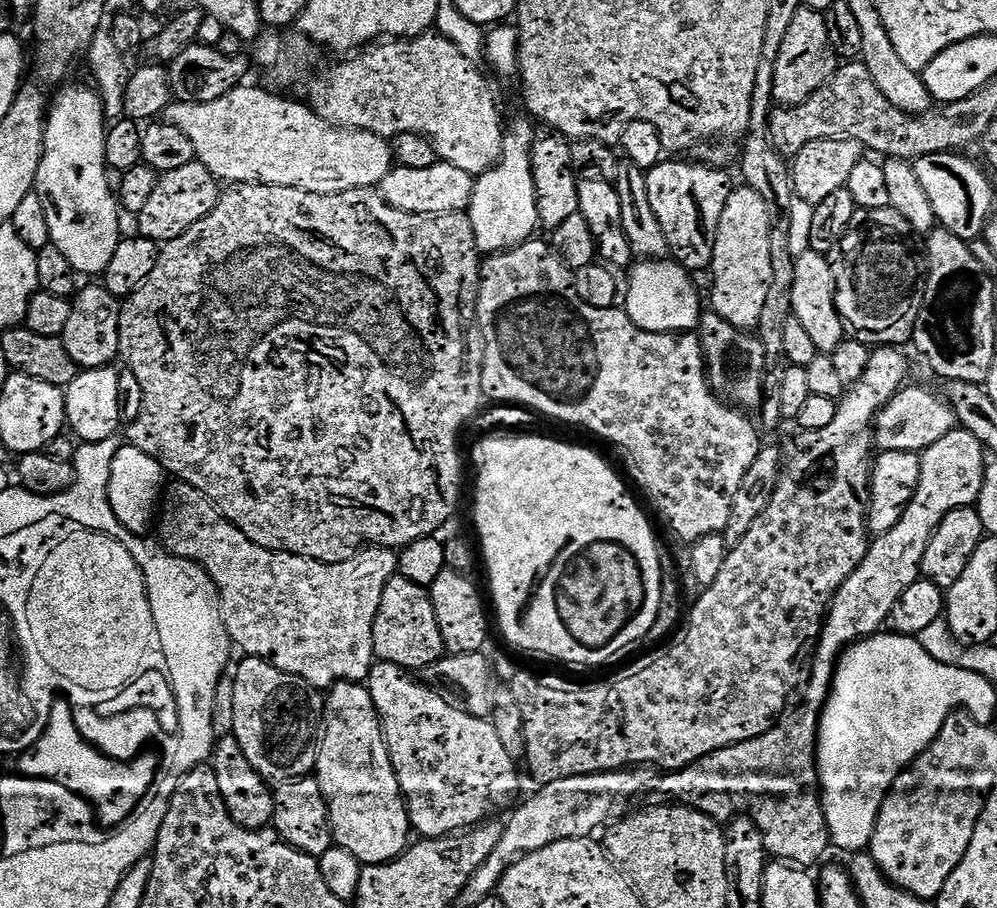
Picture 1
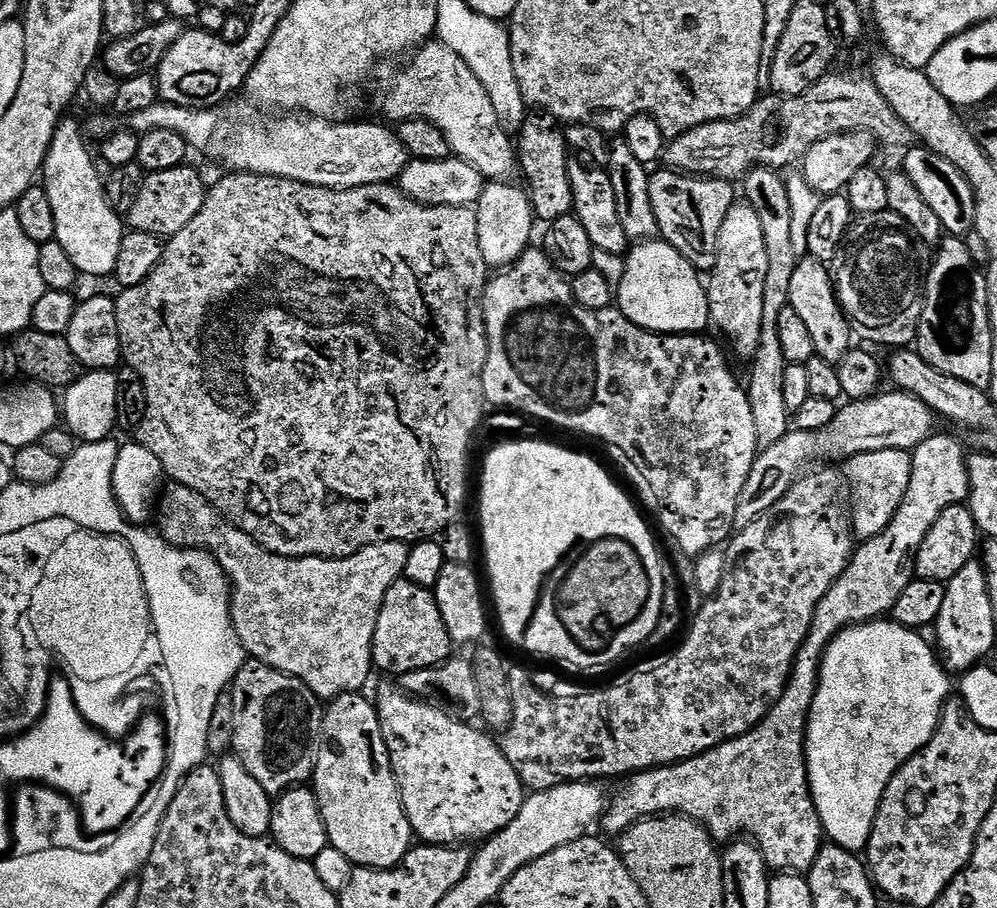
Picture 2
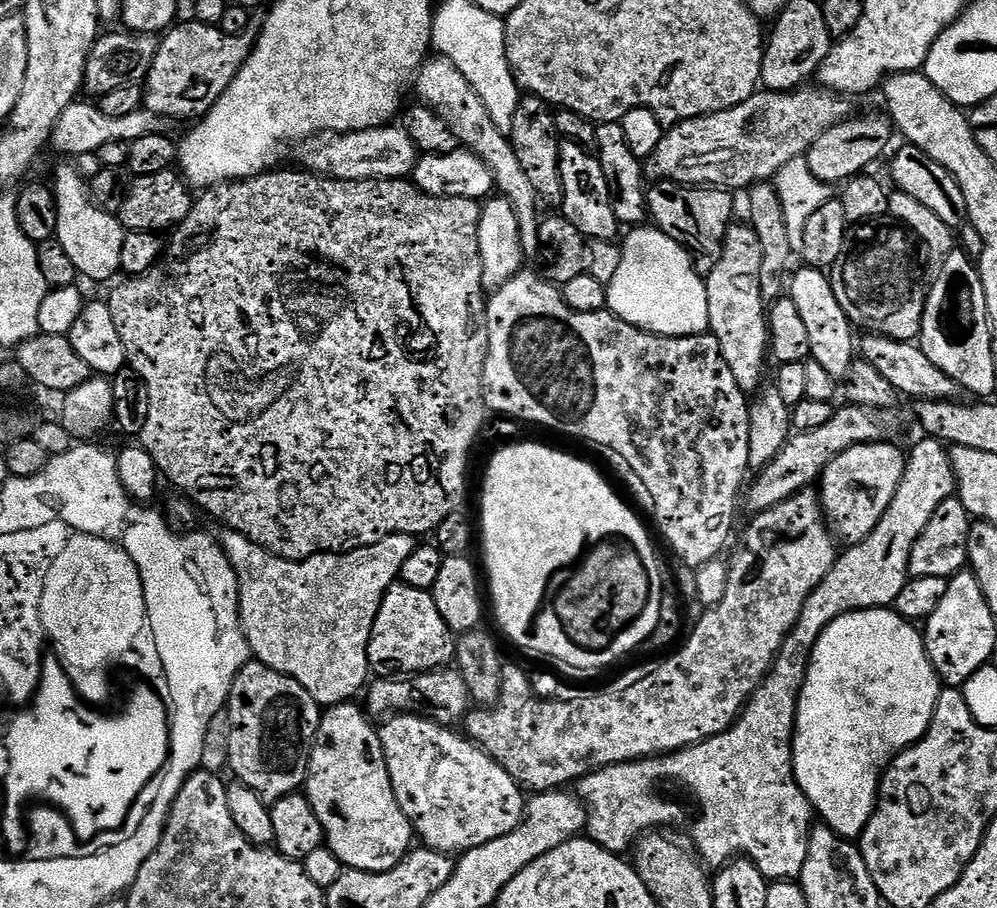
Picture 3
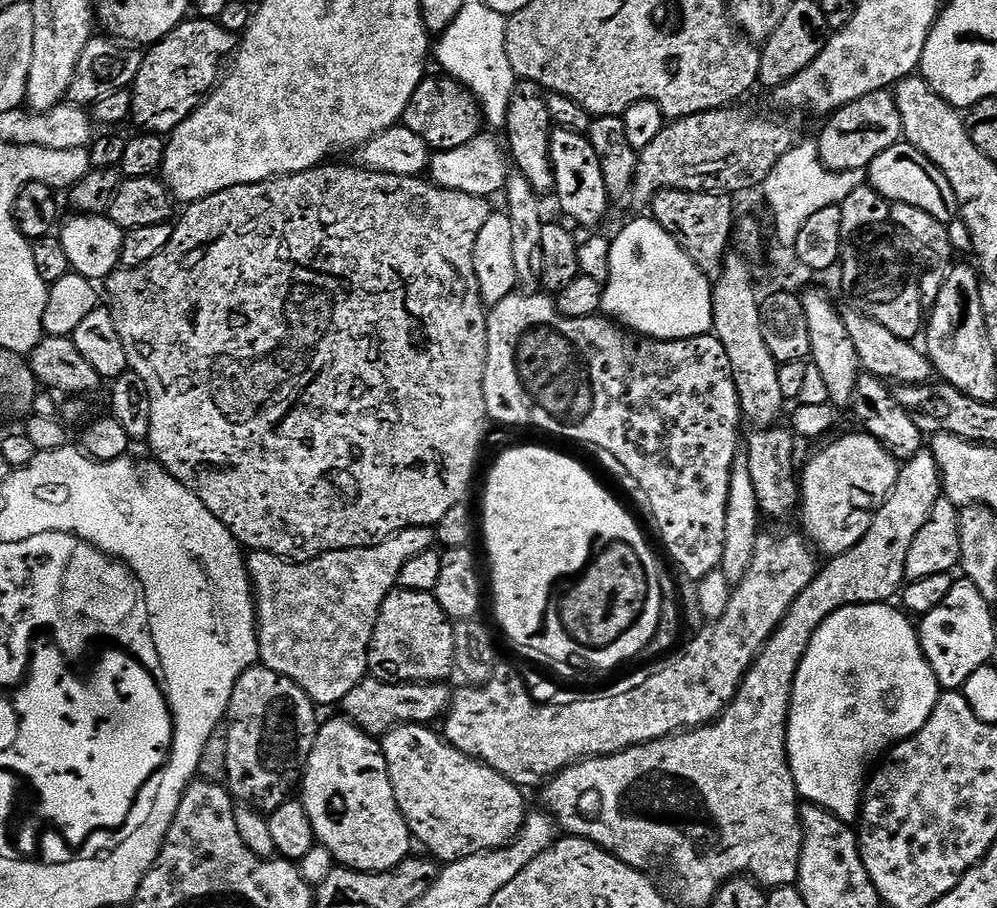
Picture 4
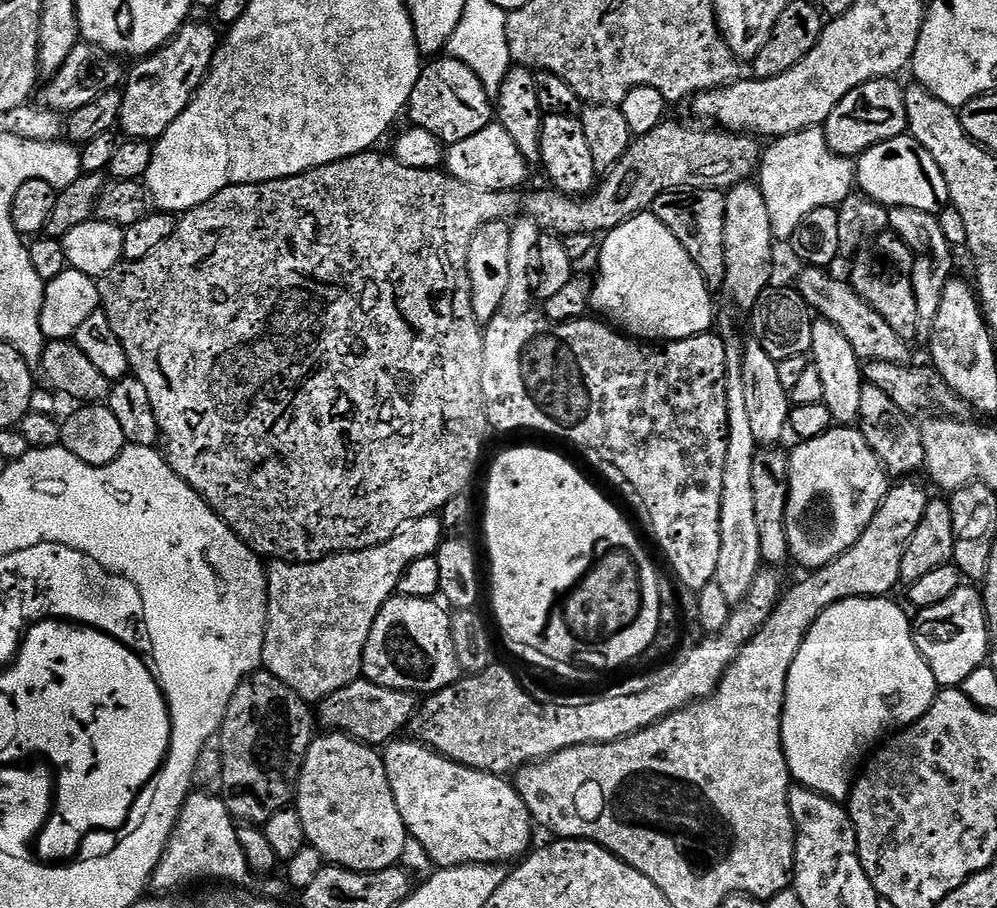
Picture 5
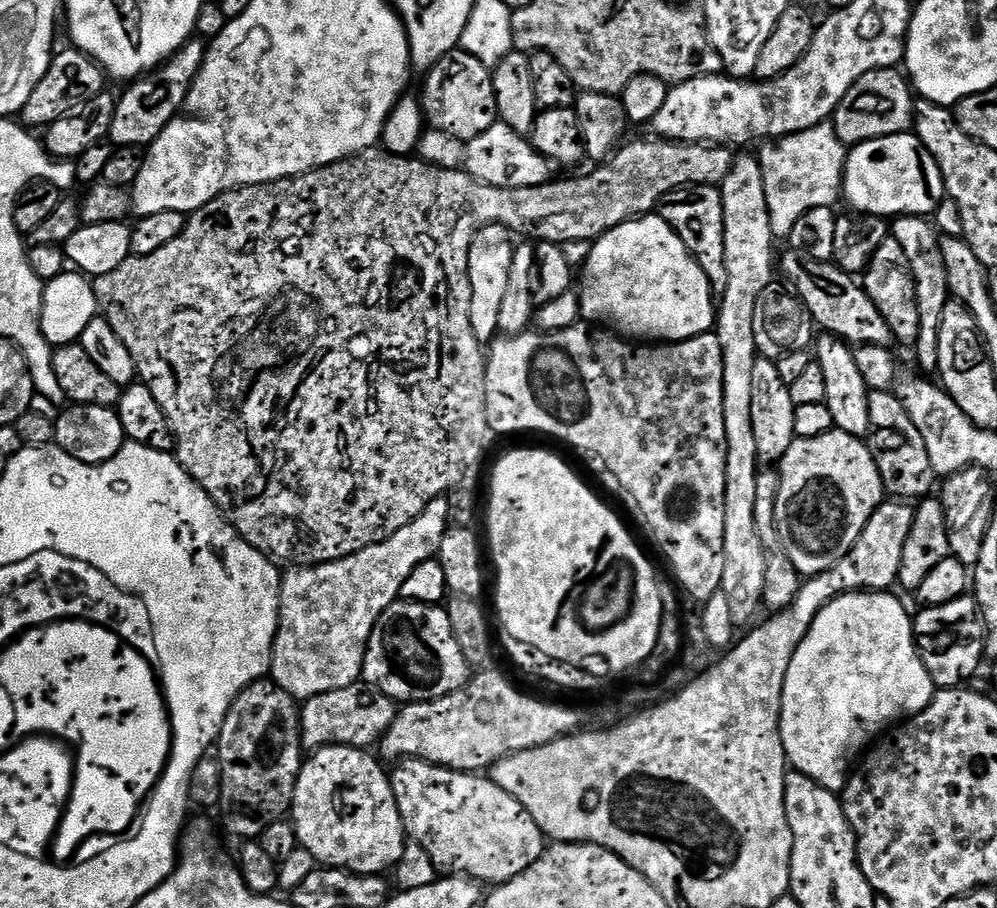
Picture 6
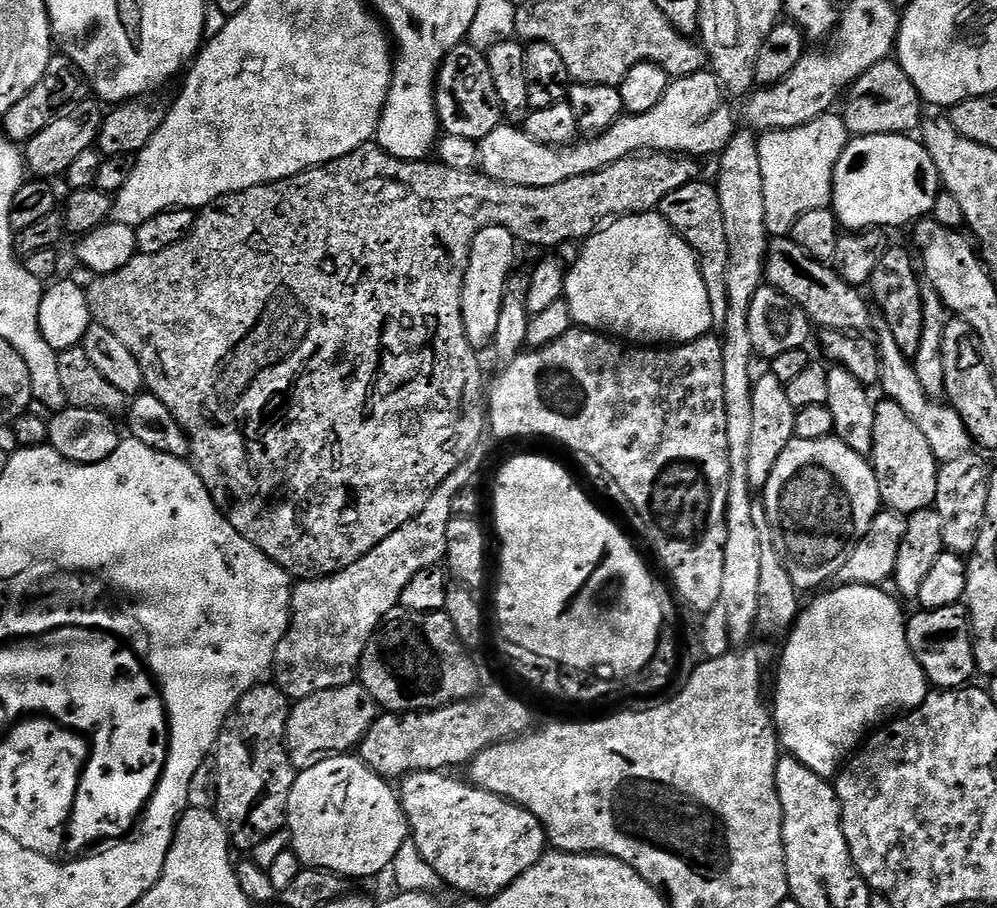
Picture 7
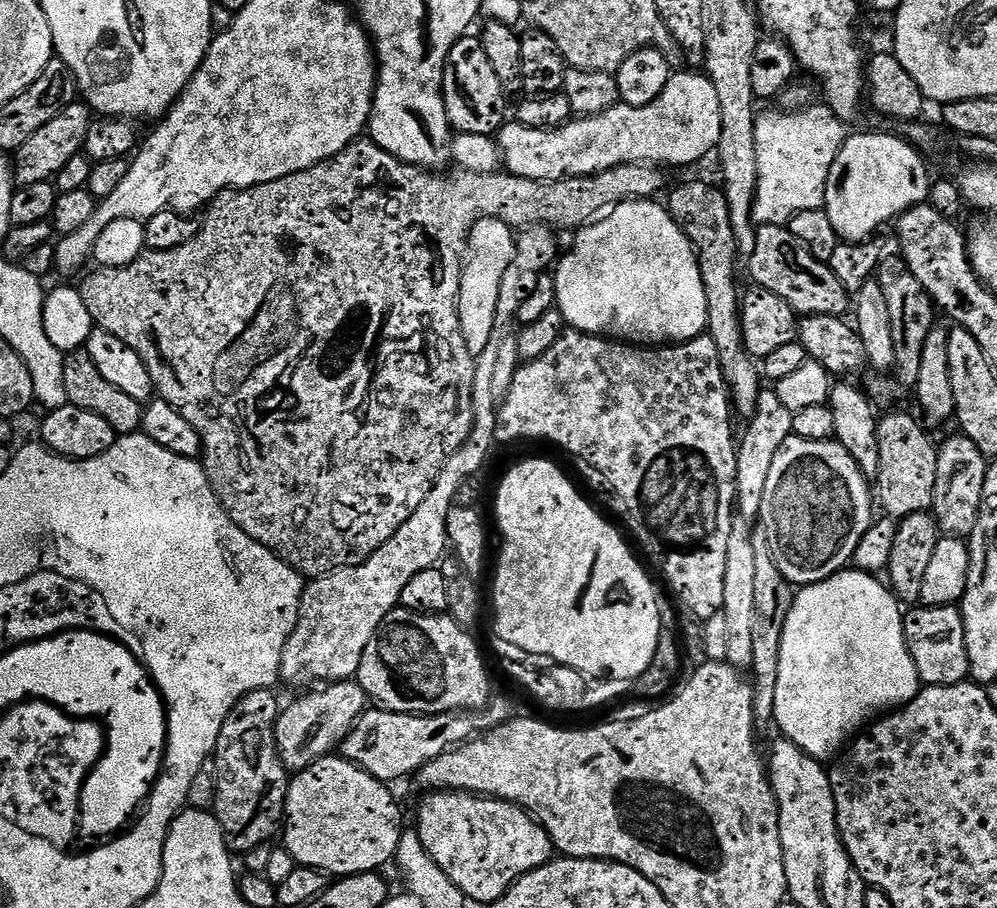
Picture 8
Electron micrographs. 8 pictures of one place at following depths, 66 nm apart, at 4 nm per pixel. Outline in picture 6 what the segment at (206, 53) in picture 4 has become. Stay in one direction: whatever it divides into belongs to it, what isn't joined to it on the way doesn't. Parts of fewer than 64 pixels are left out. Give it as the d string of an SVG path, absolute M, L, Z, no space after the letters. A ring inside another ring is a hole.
M193 38L160 67L133 81L127 87L129 89L117 99L114 122L108 131L109 143L116 148L144 148L153 144L170 121L181 115L190 94L190 86L204 61L205 51L205 41Z

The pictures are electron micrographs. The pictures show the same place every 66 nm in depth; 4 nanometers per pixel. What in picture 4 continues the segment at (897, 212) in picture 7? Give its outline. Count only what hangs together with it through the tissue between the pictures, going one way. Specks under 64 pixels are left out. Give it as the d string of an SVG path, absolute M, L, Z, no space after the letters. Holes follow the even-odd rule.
M901 142L890 146L890 150L882 150L882 154L878 154L878 158L874 158L872 165L866 169L866 176L878 194L887 200L918 206L947 225L959 217L958 198L954 194L954 186L950 186L950 178L946 178L946 174L942 174L942 170L912 144Z

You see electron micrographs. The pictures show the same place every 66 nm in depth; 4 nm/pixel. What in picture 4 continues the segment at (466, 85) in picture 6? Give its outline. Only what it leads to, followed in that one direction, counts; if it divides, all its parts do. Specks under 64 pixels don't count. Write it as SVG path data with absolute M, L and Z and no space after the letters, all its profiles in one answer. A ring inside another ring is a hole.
M429 75L421 82L418 90L414 90L414 98L410 98L410 106L406 106L402 121L403 127L414 130L414 134L423 138L429 149L436 152L454 150L454 146L466 146L466 142L470 142L482 132L482 109L475 96L460 81L453 78L443 79L439 80L438 77Z

